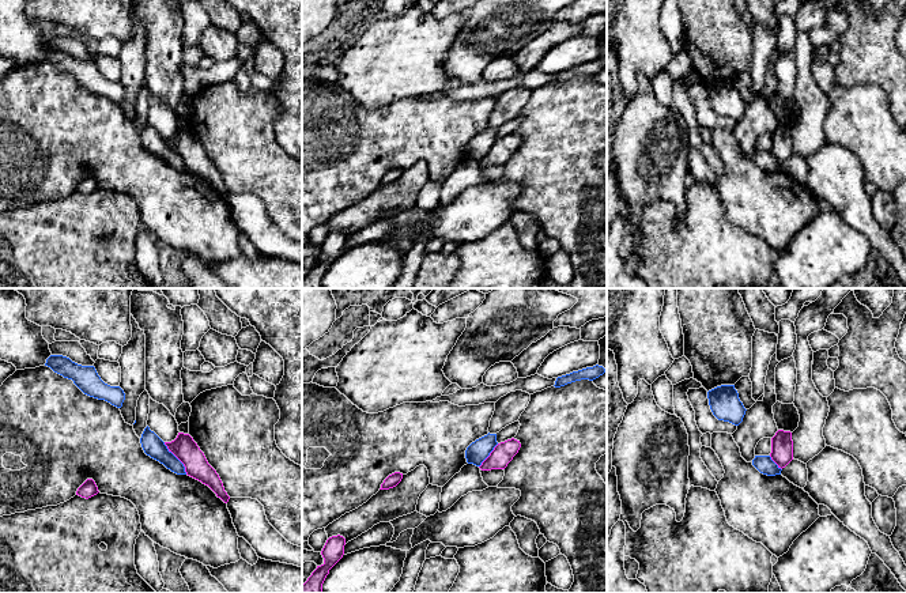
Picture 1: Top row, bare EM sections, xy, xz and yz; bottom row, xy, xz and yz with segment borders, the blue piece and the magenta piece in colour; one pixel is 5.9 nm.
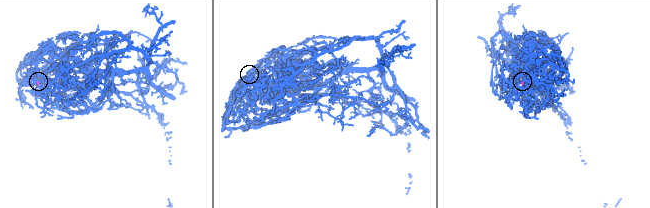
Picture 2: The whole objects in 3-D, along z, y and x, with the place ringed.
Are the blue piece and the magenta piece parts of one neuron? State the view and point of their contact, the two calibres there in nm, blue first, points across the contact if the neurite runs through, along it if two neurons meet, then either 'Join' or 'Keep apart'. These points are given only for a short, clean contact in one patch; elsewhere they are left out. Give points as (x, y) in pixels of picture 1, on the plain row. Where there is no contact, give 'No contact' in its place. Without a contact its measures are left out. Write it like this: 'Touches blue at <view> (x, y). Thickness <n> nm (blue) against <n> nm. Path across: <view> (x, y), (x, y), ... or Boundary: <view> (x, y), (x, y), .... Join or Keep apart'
Touches blue at xy (177, 154). Thickness 120 nm (blue) against 150 nm. Boundary: xy (163, 138), (182, 159), (187, 169). Keep apart

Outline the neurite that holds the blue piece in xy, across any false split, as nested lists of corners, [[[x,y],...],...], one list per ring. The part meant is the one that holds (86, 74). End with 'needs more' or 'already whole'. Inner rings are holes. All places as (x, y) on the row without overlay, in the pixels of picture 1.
[[[50,50],[45,61],[64,73],[72,75],[73,79],[87,91],[105,95],[112,101],[121,103],[125,88],[120,82],[105,79],[98,71],[94,61],[82,61],[63,50]]]; already whole

